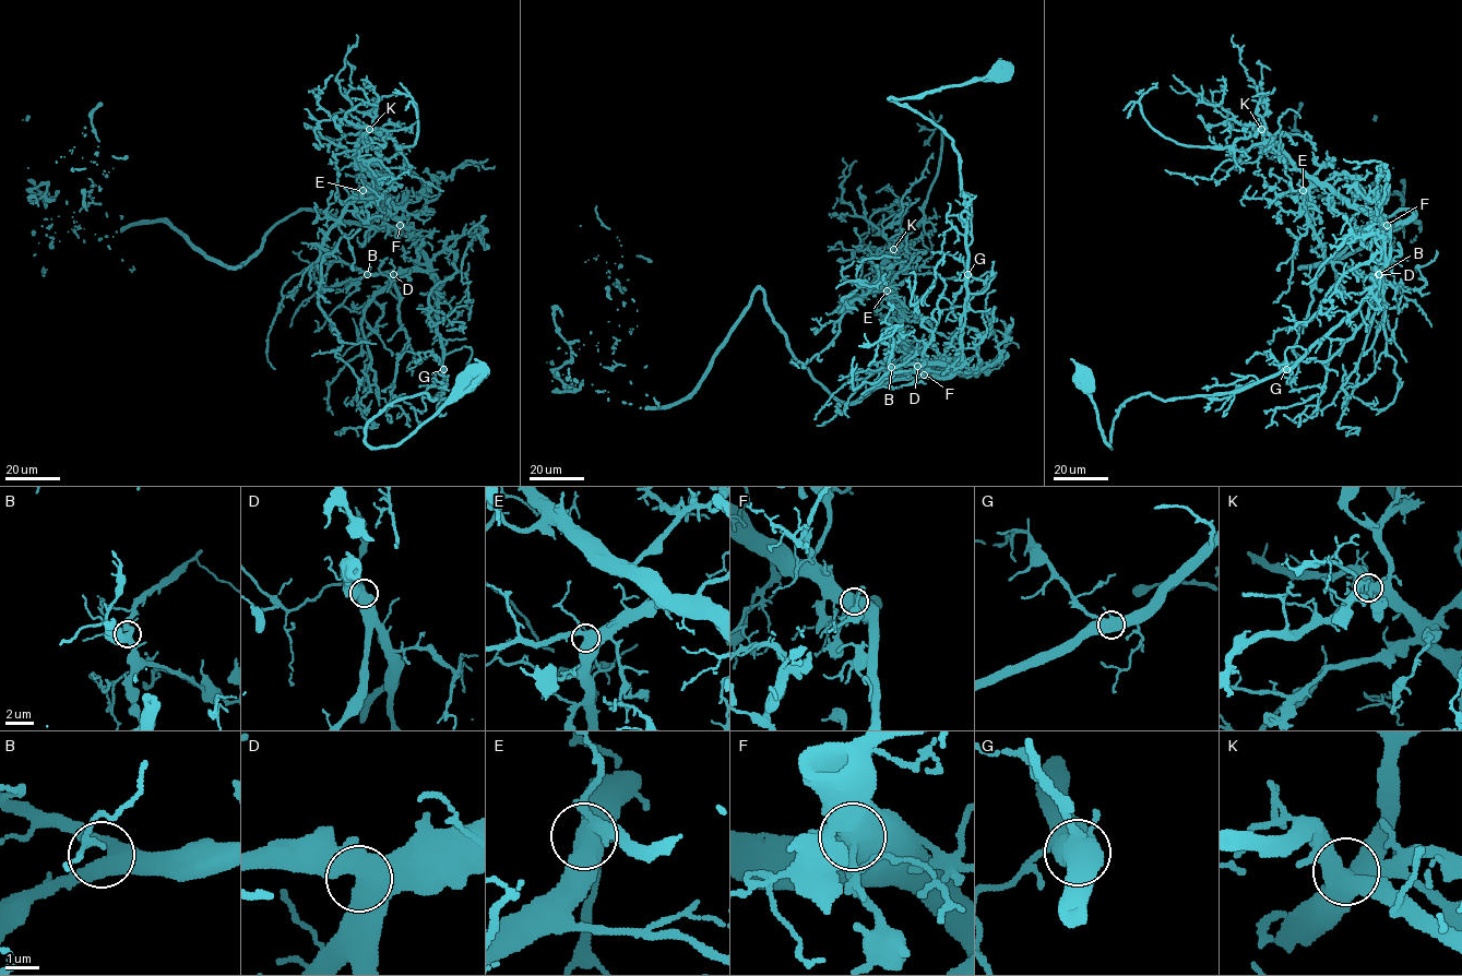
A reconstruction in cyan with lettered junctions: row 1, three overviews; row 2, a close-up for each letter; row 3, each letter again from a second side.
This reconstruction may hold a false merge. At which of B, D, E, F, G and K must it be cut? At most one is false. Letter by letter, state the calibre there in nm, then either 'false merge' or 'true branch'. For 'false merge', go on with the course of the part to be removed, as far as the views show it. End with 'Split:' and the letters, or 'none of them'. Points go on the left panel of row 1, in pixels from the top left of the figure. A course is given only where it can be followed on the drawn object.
B: 420 nm thick; true branch
D: 480 nm thick; true branch
E: 500 nm thick; true branch
F: 550 nm thick; true branch
G: 700 nm thick; true branch
K: 500 nm thick; true branch
Split: none of them

